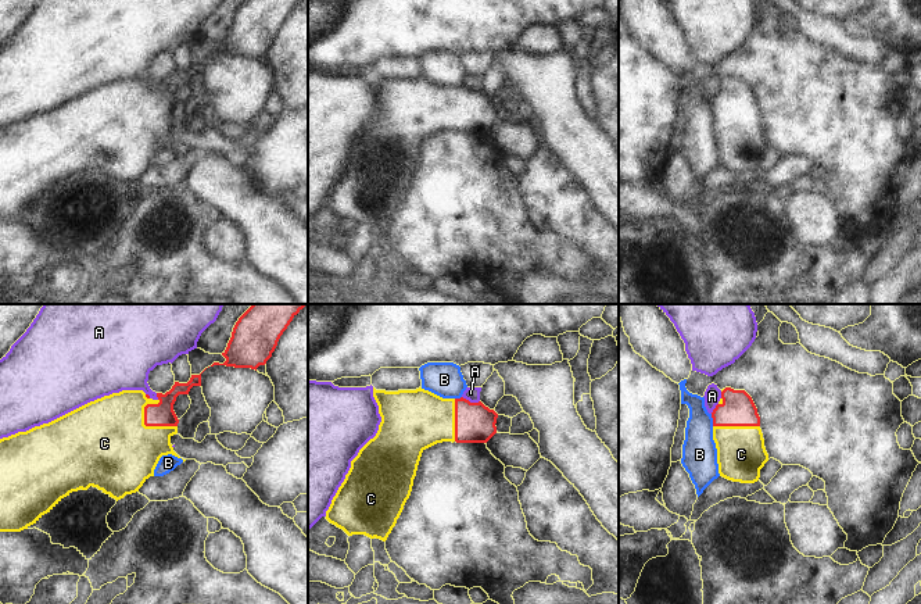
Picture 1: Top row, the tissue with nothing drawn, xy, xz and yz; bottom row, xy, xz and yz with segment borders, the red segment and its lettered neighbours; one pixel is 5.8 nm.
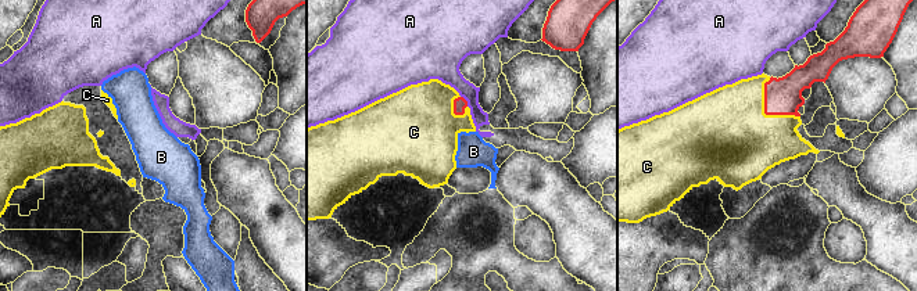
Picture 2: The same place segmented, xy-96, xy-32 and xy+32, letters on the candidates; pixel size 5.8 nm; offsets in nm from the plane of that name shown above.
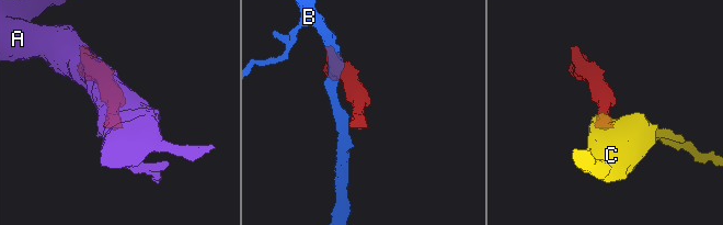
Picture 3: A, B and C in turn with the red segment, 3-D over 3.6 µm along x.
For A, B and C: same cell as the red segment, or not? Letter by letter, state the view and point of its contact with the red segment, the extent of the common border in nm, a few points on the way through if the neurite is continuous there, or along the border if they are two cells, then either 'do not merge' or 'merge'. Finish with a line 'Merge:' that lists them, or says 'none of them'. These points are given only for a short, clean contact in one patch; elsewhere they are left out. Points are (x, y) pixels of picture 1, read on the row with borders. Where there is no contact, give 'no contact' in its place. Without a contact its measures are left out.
A: contact xz (469, 401); length 110 nm; border xz (462, 396), (470, 401), (479, 401); do not merge
B: contact yz (713, 420); length 70 nm; do not merge
C: contact xy (153, 425); length 240 nm; way xy (161, 414), (153, 425), (136, 429), (117, 449); merge
Merge: C

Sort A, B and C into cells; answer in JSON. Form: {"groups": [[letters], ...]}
{"groups": [["A"], ["B"], ["C"]]}

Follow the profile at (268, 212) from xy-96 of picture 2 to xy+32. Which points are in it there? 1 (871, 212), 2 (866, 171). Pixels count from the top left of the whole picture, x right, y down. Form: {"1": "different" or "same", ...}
{"1": "same", "2": "different"}

